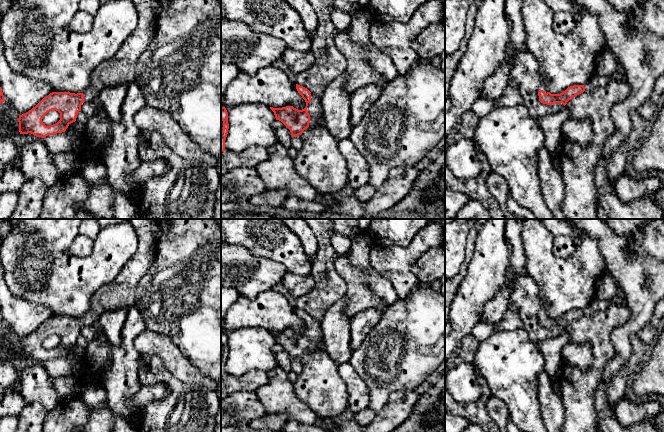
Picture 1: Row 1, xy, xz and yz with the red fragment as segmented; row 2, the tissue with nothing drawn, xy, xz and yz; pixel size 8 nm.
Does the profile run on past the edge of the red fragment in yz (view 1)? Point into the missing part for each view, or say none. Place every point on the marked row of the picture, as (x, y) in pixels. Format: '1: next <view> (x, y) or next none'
1: next yz (594, 82)

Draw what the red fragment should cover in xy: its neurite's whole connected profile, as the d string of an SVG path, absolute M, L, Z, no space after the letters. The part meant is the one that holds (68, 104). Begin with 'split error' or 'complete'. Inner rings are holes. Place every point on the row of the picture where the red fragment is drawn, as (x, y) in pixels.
split error; M132 0L138 13L135 30L124 41L117 55L96 67L90 78L90 86L84 93L52 92L35 107L19 115L20 134L31 133L36 137L65 132L76 121L81 105L91 102L103 88L115 85L129 85L135 81L137 61L150 45L155 33L156 15L159 11L158 0ZM50 111L60 113L60 120L46 126L42 119Z

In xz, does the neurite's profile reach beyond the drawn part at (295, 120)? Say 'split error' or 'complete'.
split error

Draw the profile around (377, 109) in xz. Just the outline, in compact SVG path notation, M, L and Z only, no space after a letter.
M433 23L414 39L419 60L404 76L398 76L381 91L376 102L349 136L369 164L368 185L379 188L392 168L416 165L445 137L445 71L431 61L445 51L445 25Z

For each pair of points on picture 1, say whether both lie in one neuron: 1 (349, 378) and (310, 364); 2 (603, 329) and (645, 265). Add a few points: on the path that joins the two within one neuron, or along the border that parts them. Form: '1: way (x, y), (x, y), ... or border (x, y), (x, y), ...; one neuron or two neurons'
1: border (337, 365), (337, 371), (346, 385), (349, 397); two neurons
2: border (625, 305), (629, 312), (629, 318), (616, 327); two neurons

